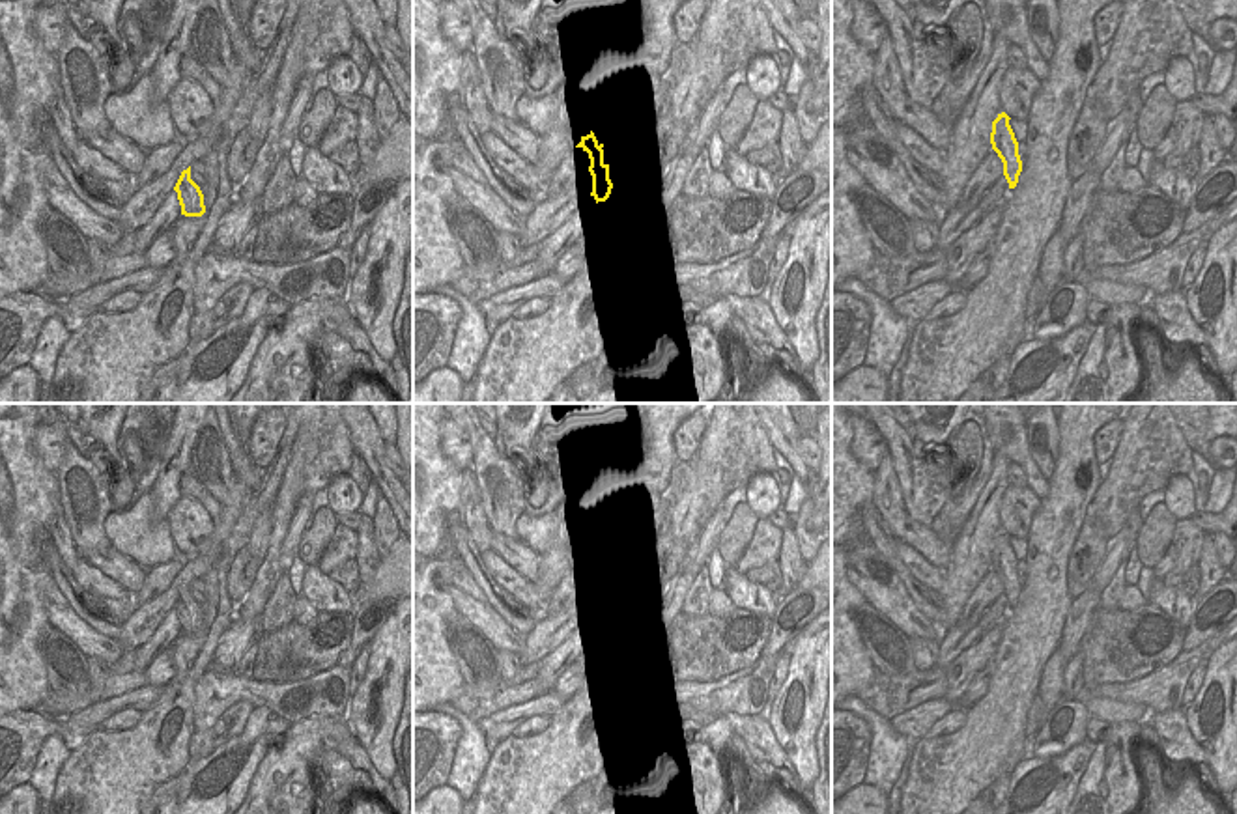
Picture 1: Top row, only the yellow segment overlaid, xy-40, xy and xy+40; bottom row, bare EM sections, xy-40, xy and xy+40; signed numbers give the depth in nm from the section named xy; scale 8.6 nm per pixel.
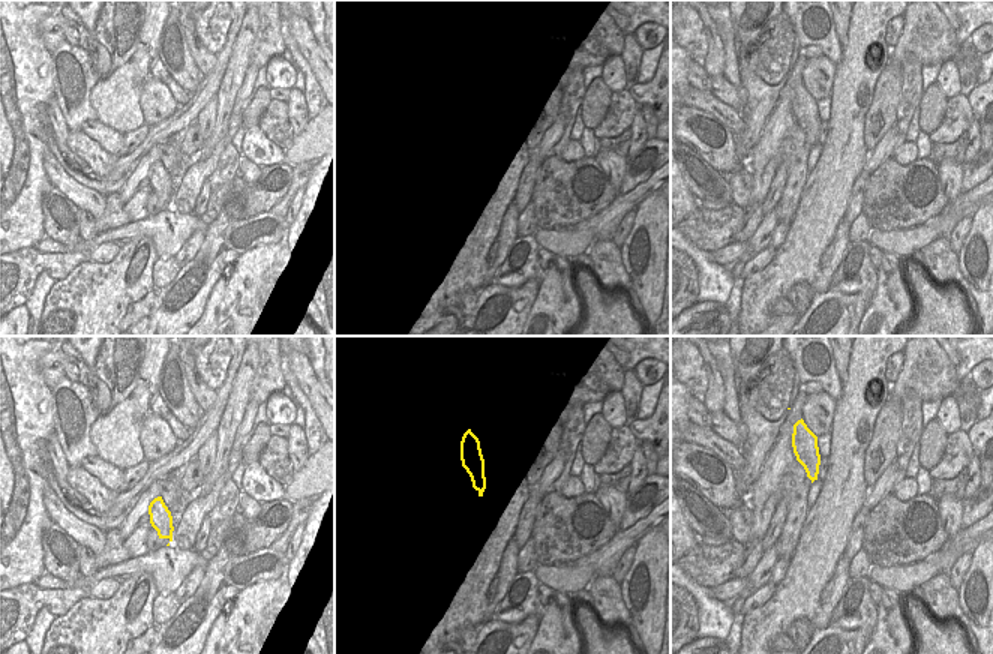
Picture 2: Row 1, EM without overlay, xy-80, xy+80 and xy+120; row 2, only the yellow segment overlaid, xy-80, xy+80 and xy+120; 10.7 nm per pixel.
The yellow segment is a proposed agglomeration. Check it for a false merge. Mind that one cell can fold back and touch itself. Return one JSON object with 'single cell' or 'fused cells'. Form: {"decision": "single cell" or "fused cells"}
{"decision": "single cell"}

